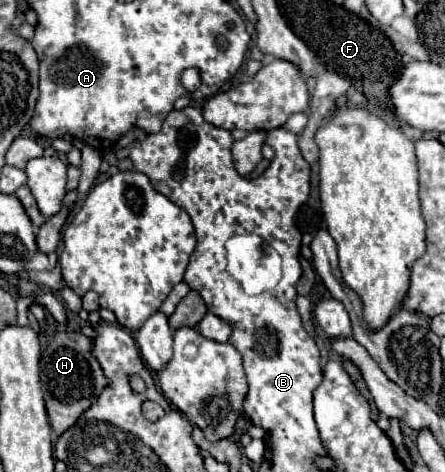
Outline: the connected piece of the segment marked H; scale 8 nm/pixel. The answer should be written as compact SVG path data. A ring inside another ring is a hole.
M67 330L53 336L41 356L41 388L45 394L51 428L57 436L69 430L79 420L79 416L93 406L103 388L107 388L109 384L111 380L105 376L103 368L93 356L93 338L83 336L81 332Z

